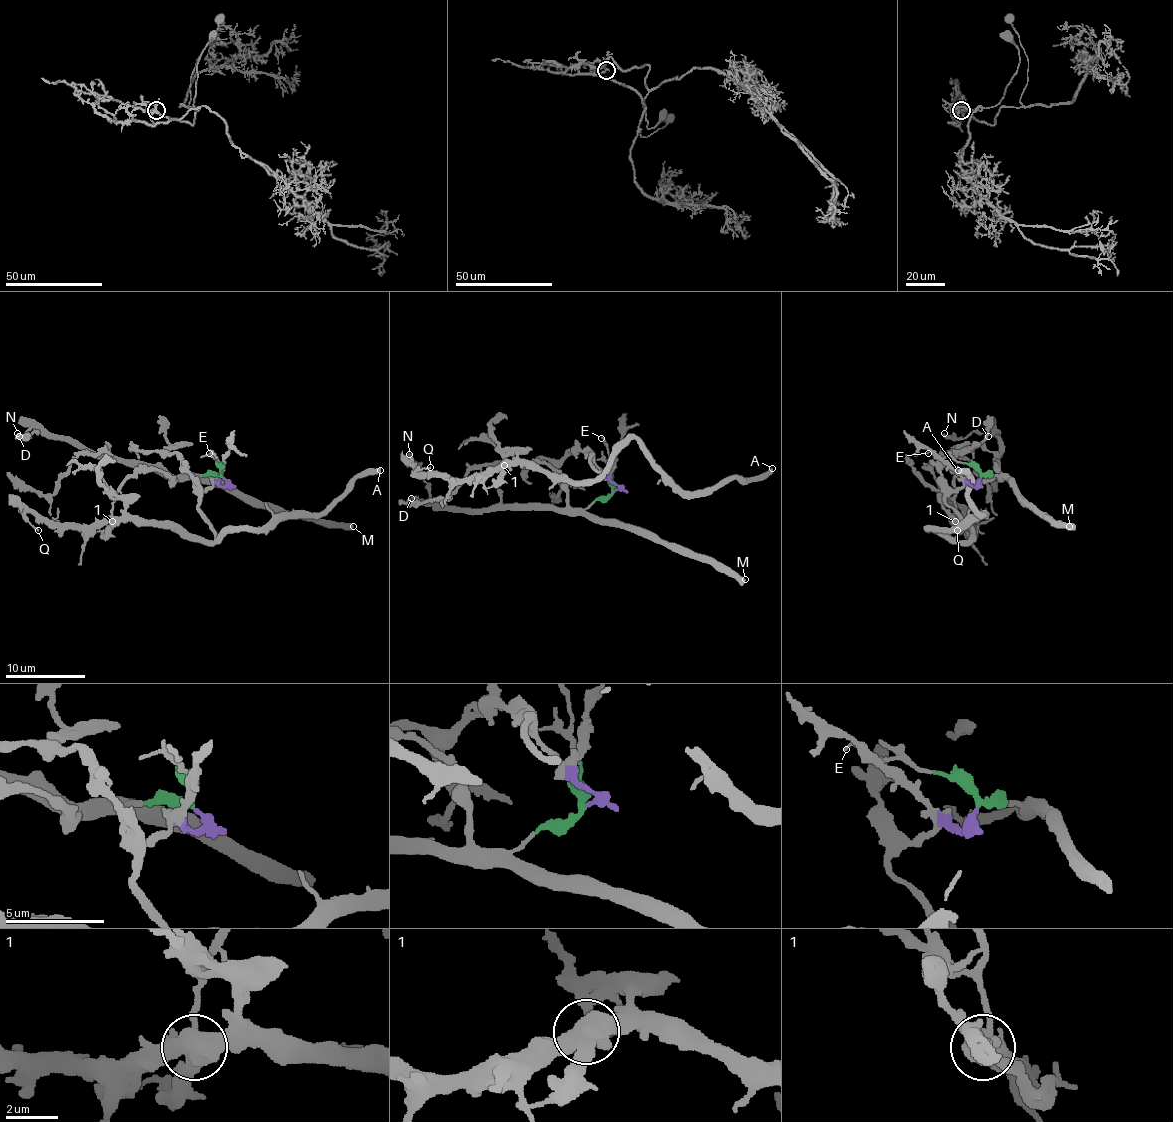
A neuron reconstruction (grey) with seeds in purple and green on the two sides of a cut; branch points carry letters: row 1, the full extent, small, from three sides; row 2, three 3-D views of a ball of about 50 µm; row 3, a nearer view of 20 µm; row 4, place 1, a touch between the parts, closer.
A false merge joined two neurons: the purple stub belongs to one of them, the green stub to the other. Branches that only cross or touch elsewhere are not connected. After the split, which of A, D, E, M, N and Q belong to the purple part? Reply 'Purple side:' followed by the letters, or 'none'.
Purple side: A, Q

